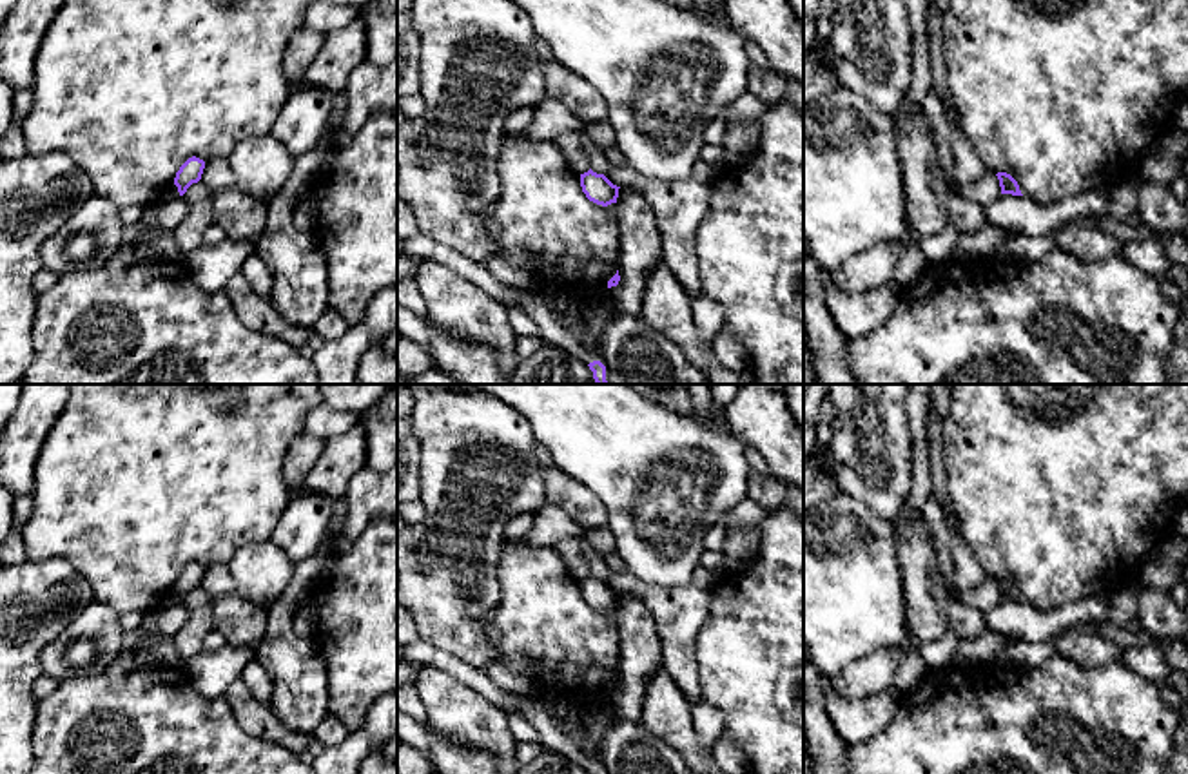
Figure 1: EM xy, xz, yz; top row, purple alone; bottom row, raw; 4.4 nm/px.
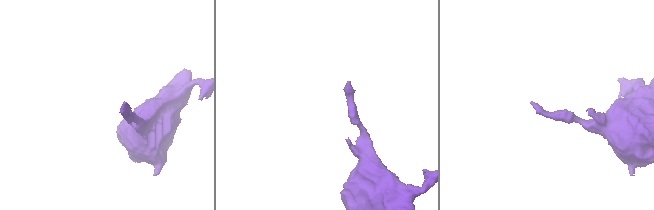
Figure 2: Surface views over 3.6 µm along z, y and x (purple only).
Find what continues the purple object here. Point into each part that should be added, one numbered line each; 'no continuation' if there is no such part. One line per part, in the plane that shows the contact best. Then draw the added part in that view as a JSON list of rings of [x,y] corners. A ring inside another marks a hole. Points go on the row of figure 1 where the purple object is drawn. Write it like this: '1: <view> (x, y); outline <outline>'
1: xz (532, 303); outline [[[530,288],[517,290],[517,308],[524,310],[539,326],[540,339],[550,344],[564,350],[575,359],[589,364],[604,359],[600,353],[588,350],[573,334],[566,332],[557,321],[548,305],[544,303],[540,292],[531,292]],[[606,366],[606,381],[609,379],[609,370]]]

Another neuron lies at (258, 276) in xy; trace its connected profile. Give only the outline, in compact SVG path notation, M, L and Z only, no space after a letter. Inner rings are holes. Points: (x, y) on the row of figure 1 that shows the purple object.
M252 254L245 261L241 266L241 276L256 295L270 299L274 288L274 274L258 254Z

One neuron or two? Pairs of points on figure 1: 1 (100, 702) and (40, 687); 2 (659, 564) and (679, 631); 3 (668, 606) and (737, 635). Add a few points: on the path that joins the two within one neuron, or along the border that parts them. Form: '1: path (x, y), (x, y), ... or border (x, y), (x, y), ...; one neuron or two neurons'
1: border (60, 682), (38, 700); two neurons
2: border (691, 582), (639, 586); two neurons
3: border (711, 590), (706, 624), (695, 646), (697, 662); two neurons

